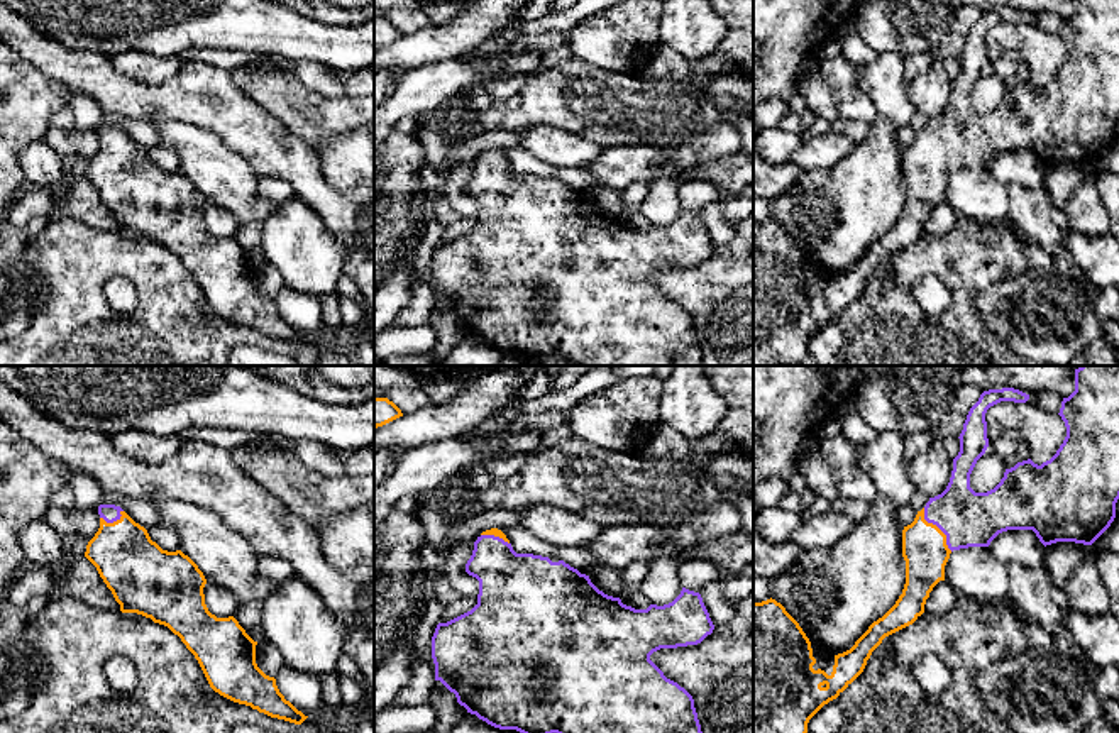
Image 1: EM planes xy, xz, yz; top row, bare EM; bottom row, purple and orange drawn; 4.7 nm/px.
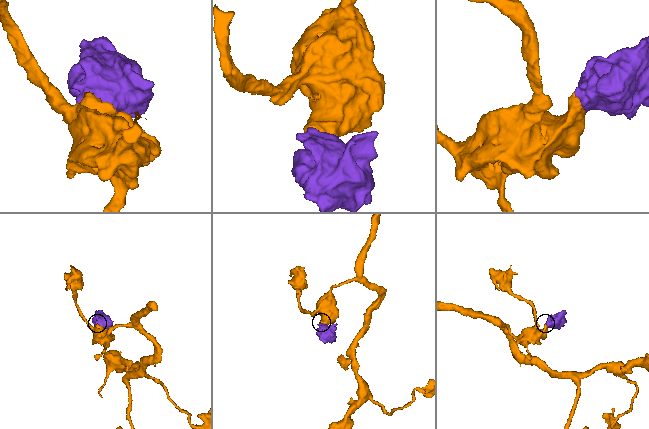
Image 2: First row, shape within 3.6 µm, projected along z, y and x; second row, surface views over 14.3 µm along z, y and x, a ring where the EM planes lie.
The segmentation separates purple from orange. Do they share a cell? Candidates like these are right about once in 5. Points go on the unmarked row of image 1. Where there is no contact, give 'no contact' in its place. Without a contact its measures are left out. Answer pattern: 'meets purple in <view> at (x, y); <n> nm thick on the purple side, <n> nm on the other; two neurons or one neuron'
meets purple in yz at (938, 148); 260 nm thick on the purple side, 220 nm on the other; one neuron

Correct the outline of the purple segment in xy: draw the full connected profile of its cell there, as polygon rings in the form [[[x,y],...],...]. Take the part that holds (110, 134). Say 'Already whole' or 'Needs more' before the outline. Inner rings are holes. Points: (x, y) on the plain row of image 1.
Needs more. [[[100,125],[100,149],[88,163],[85,178],[96,188],[122,234],[137,234],[168,247],[198,281],[210,308],[220,317],[251,327],[271,339],[301,345],[308,337],[298,332],[256,284],[256,266],[234,237],[217,239],[205,225],[207,200],[181,171],[163,171],[147,151],[120,127]]]

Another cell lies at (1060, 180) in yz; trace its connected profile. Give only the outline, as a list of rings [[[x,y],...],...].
[[[1056,163],[1045,168],[1043,188],[1050,196],[1050,201],[1063,210],[1072,193],[1089,179],[1094,179],[1095,173],[1090,166],[1075,163]]]

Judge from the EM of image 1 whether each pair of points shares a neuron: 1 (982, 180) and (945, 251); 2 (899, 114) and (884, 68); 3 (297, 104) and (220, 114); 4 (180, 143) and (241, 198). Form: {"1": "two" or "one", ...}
{"1": "two", "2": "one", "3": "two", "4": "one"}

